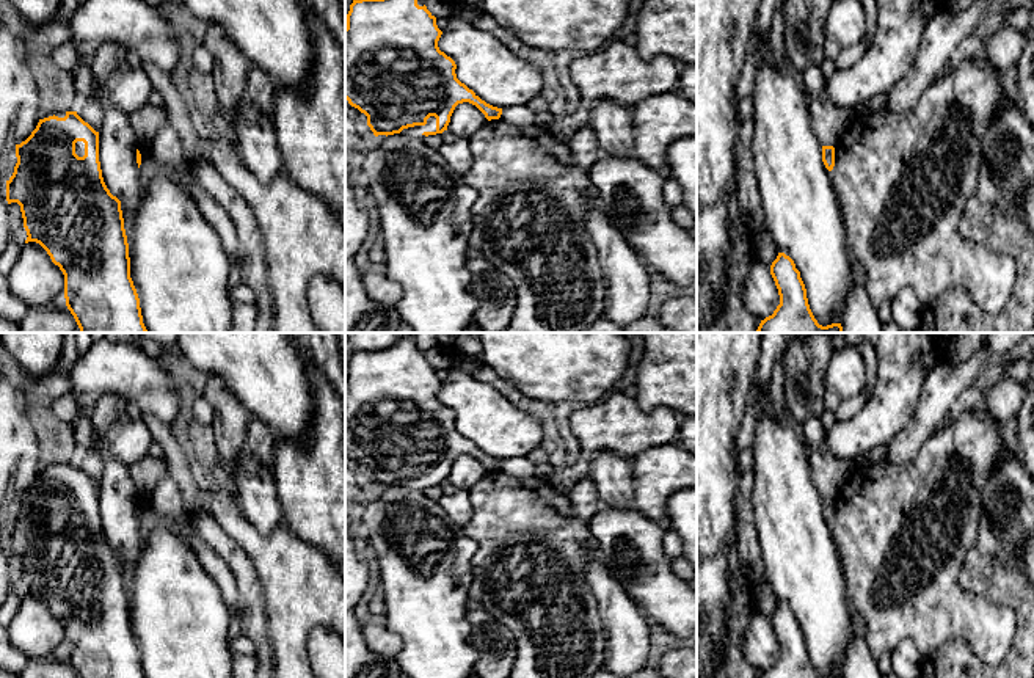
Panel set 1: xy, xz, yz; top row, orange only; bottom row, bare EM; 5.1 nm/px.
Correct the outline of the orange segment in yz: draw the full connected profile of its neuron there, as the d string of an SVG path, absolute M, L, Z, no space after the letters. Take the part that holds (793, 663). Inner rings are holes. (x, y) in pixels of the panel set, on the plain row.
M778 604L770 617L770 626L778 640L780 656L759 678L822 678L810 661L806 640L794 612Z

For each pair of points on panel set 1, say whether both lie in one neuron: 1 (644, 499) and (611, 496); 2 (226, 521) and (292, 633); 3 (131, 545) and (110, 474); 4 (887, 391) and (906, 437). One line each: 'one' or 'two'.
1: two
2: one
3: one
4: two

